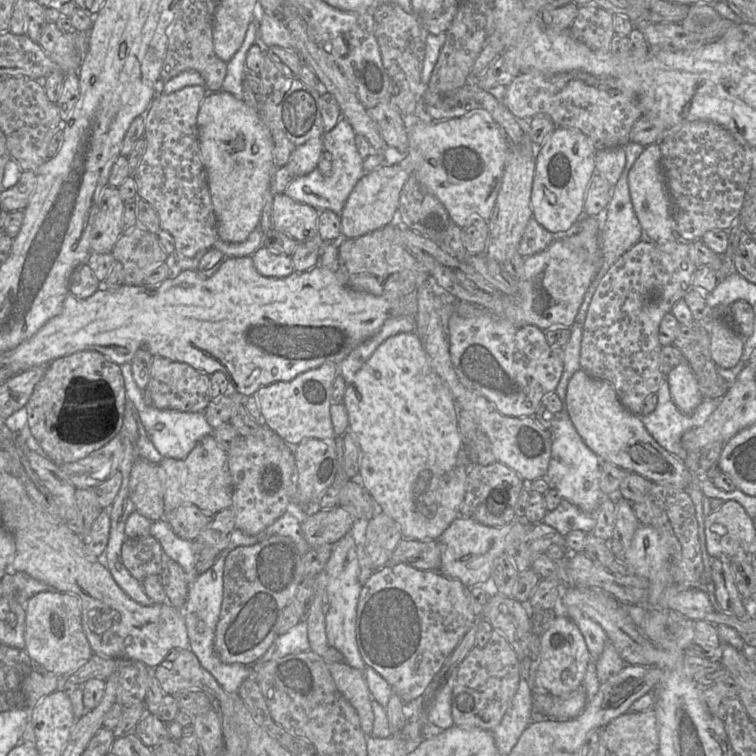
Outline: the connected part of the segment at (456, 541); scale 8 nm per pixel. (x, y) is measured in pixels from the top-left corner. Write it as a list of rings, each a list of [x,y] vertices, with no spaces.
[[[457,517],[439,538],[441,562],[439,572],[457,579],[468,588],[486,583],[491,577],[495,561],[506,553],[506,540],[513,523],[500,528],[488,527],[470,518]]]

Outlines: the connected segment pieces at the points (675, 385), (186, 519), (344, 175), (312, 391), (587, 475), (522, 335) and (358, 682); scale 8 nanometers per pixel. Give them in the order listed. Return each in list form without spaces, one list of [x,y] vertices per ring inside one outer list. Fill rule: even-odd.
[[[687,361],[674,367],[664,376],[677,408],[684,414],[693,413],[703,401],[695,375]]]
[[[182,504],[165,515],[173,532],[182,539],[194,541],[213,516],[194,504]]]
[[[341,118],[336,126],[322,136],[324,150],[333,157],[331,174],[324,176],[318,168],[312,172],[294,177],[284,190],[286,196],[315,208],[318,212],[331,210],[340,216],[342,209],[360,178],[367,174],[363,169],[364,159],[355,145],[355,132],[345,119]]]
[[[324,363],[301,373],[291,381],[275,382],[260,388],[256,397],[261,408],[262,423],[292,447],[309,438],[335,440],[330,408],[333,383],[337,375],[337,364]]]
[[[564,408],[557,414],[551,428],[551,459],[544,477],[562,499],[566,499],[586,513],[594,513],[602,497],[600,490],[601,460],[584,443]]]
[[[457,301],[455,310],[448,320],[447,335],[449,342],[450,359],[461,383],[467,388],[470,388],[480,395],[484,396],[488,401],[492,402],[502,415],[510,417],[534,416],[543,396],[555,391],[562,376],[564,368],[563,349],[561,347],[551,347],[546,341],[545,331],[541,330],[535,325],[516,326],[503,318],[501,315],[495,315],[493,312],[483,307],[479,307],[466,301]]]
[[[326,661],[326,663],[338,691],[354,707],[361,729],[369,737],[372,734],[374,714],[364,671],[352,668],[345,662]]]

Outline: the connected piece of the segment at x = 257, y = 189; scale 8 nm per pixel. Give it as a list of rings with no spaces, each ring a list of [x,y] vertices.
[[[223,90],[205,96],[197,115],[197,131],[218,238],[242,243],[260,222],[265,194],[276,173],[271,132],[254,109]]]

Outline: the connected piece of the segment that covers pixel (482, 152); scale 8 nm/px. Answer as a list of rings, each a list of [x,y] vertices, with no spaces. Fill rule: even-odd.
[[[477,109],[459,118],[431,122],[420,120],[411,129],[407,129],[407,138],[409,147],[422,155],[422,163],[415,172],[416,178],[443,204],[451,221],[460,228],[467,227],[474,219],[488,221],[501,188],[510,149],[505,132],[491,115],[483,109]]]

